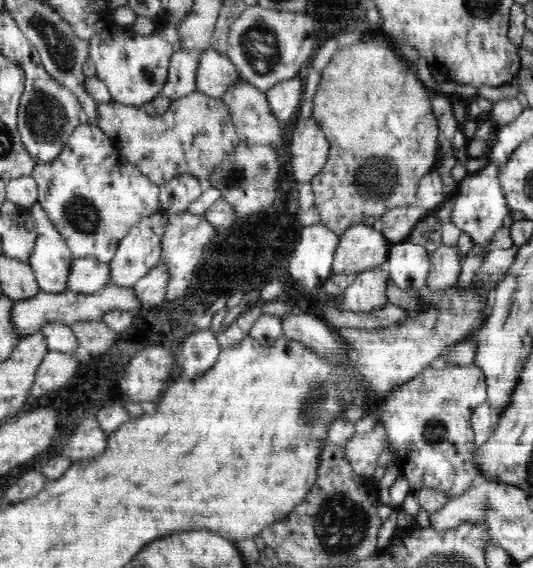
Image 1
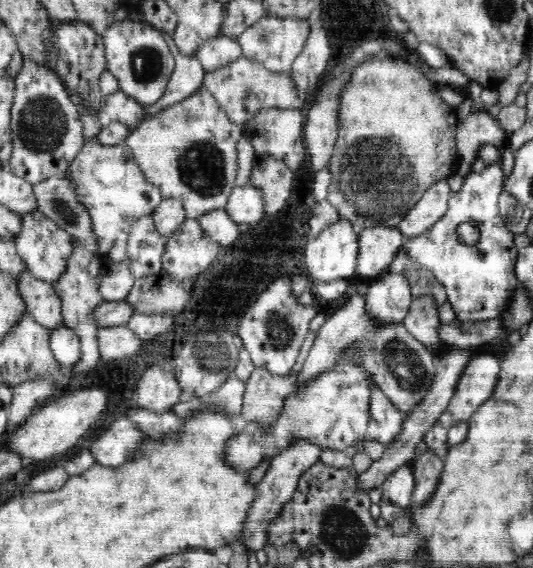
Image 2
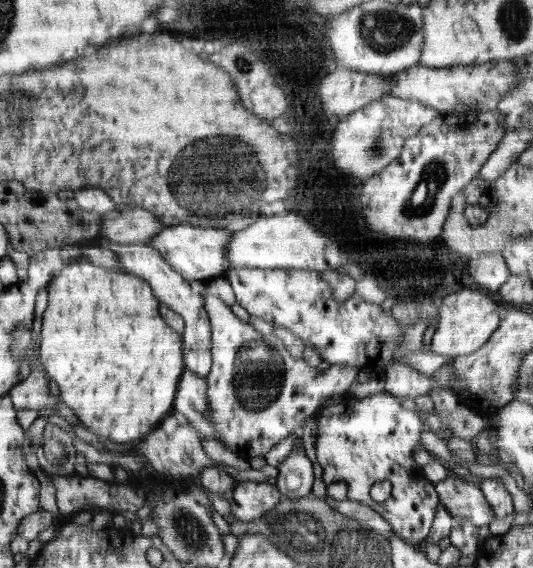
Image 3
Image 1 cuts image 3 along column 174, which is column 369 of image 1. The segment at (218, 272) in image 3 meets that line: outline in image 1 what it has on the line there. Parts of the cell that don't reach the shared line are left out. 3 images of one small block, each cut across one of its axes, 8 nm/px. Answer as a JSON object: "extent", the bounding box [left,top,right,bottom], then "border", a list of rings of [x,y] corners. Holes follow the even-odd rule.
{"extent":[332,225,391,274],"border":[[[354,225],[340,235],[332,260],[332,273],[360,274],[386,264],[391,244],[376,227]]]}

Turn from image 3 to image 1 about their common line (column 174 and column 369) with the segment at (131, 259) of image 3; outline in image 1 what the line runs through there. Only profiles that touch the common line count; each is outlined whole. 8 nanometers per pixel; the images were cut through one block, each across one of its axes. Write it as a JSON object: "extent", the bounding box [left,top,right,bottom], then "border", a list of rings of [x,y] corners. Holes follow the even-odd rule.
{"extent":[339,264,389,312],"border":[[[380,264],[372,270],[356,274],[354,284],[343,292],[339,308],[345,312],[372,312],[384,308],[389,302],[386,297],[387,272],[386,264]]]}

